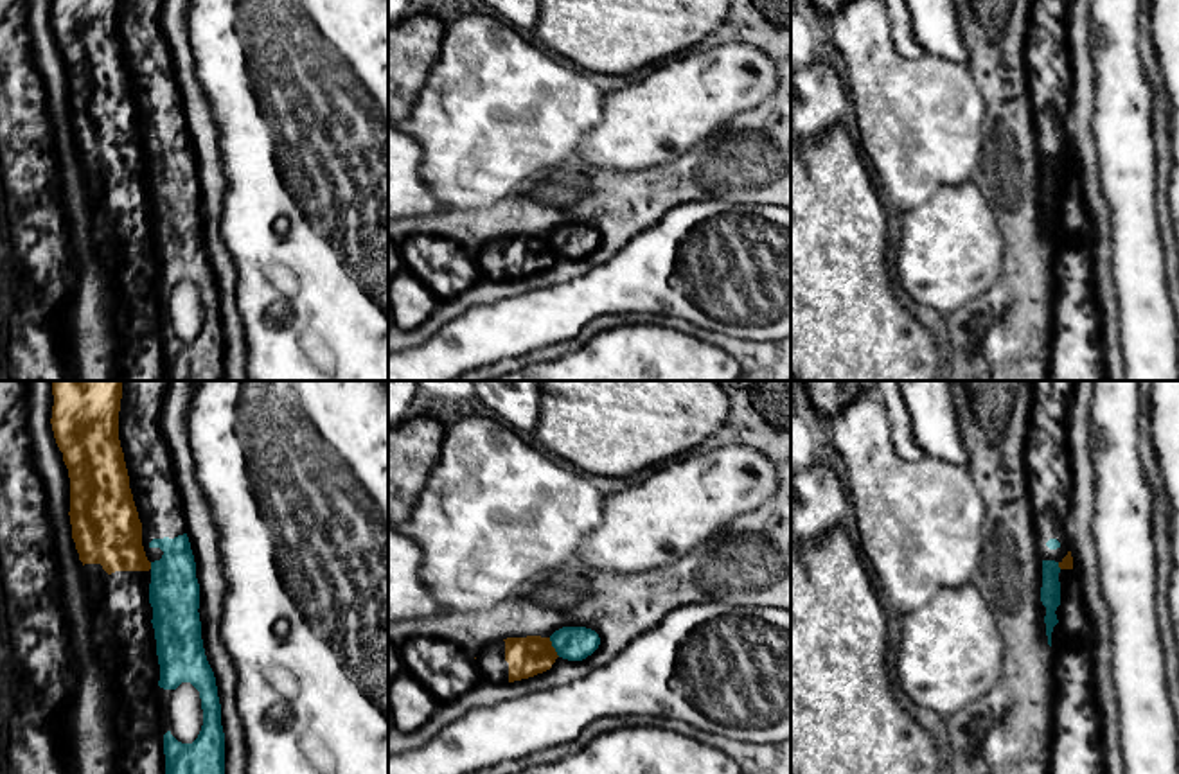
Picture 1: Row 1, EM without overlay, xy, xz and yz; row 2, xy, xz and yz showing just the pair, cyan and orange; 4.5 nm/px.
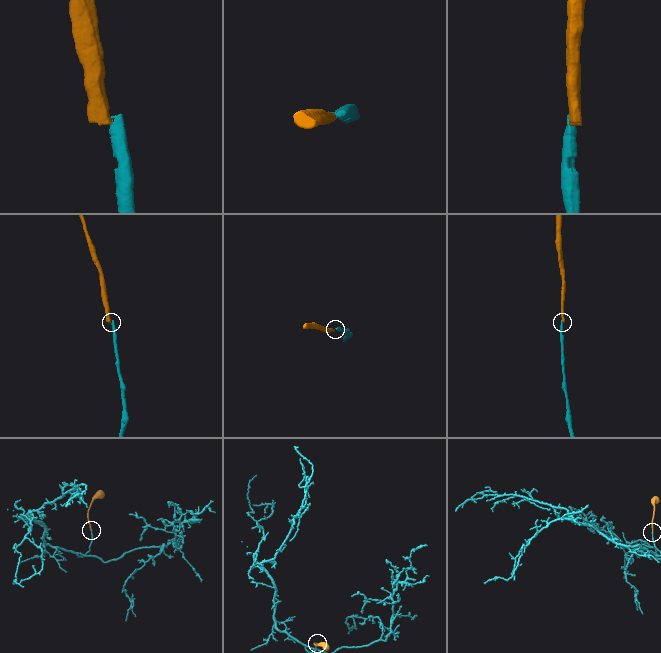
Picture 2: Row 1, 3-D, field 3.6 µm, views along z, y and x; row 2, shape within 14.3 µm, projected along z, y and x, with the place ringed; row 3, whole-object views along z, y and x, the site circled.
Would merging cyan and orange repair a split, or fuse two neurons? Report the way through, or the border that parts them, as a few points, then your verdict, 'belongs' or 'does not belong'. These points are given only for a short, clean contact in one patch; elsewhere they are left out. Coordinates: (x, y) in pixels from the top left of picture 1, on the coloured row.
along xz (549, 638), (559, 656) | does not belong

